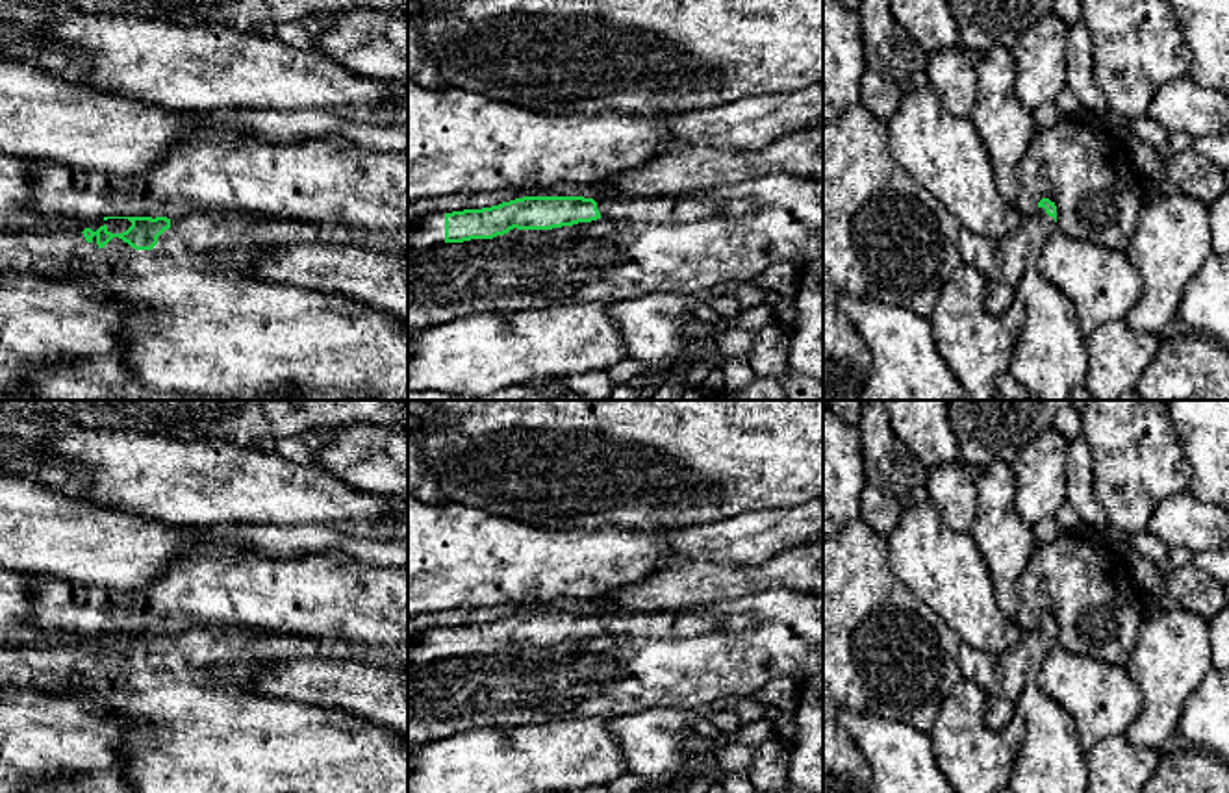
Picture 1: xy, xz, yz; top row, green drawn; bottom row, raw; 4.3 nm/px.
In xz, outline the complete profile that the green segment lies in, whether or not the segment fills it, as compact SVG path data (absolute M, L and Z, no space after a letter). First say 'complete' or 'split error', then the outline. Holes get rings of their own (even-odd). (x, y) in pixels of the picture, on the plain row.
split error | M608 598L608 606L597 613L584 611L523 611L499 621L482 624L463 624L443 628L436 626L423 632L408 648L408 671L417 665L426 665L441 658L463 658L471 654L493 654L510 645L552 645L573 641L578 637L591 637L597 634L634 634L641 637L691 637L703 636L721 626L743 628L751 626L749 615L710 615L710 613L682 613L682 611L628 611Z

